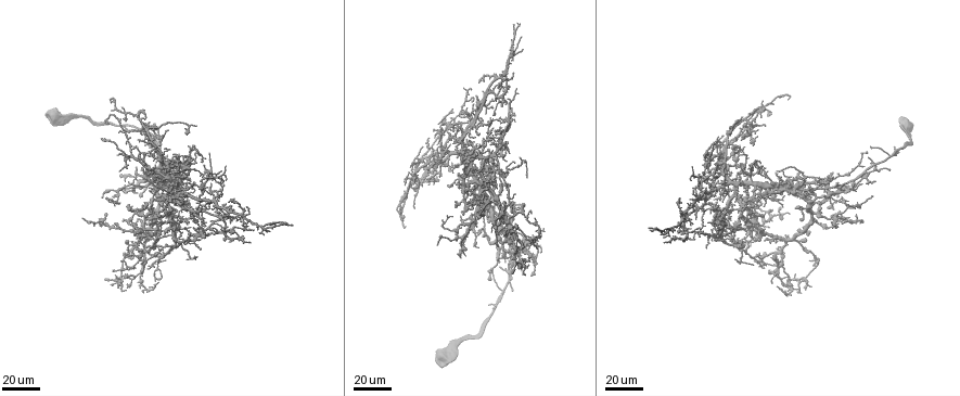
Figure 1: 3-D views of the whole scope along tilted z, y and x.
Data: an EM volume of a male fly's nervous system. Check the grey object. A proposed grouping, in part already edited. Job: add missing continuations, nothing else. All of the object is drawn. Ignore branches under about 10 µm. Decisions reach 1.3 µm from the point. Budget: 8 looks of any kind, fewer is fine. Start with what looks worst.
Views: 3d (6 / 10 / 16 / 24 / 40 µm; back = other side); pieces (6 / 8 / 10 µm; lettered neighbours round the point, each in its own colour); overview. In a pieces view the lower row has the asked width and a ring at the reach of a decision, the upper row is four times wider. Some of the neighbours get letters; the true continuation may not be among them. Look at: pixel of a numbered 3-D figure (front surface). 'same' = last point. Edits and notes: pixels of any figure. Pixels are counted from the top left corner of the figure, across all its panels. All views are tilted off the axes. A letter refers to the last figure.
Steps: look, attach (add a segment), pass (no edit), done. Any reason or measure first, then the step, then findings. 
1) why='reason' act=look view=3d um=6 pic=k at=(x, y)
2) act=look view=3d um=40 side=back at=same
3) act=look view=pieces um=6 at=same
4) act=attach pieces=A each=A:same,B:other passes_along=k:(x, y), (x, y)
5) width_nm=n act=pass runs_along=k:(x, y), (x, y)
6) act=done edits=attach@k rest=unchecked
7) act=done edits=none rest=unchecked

why='an open end' act=look view=3d um=24 pic=1 at=(488, 217)

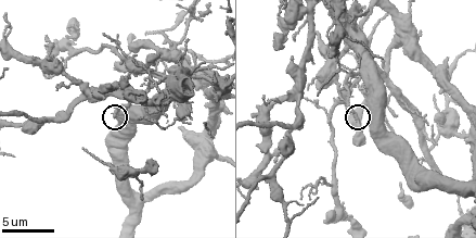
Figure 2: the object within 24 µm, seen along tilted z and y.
why='see the neighbours' act=look view=pieces um=8 pic=2 at=(116, 117)

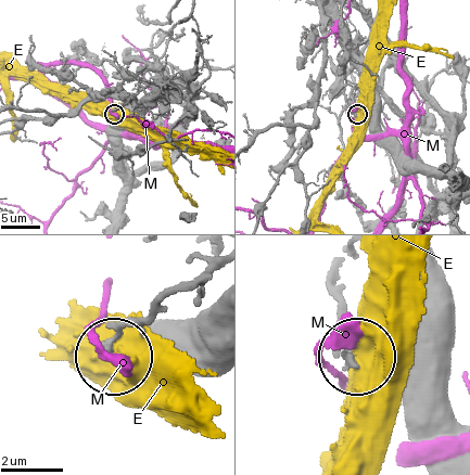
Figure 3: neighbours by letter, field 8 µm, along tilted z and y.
width_nm=200 act=pass each=E:other,M:other found='no lettered segment goes on from it'

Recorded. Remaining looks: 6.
act=look view=3d um=40 pic=1 at=(869, 147)

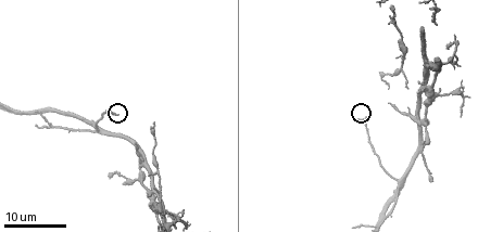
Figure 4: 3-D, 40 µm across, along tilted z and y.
why='what lies round it' act=look view=pieces um=10 pic=4 at=(111, 112)

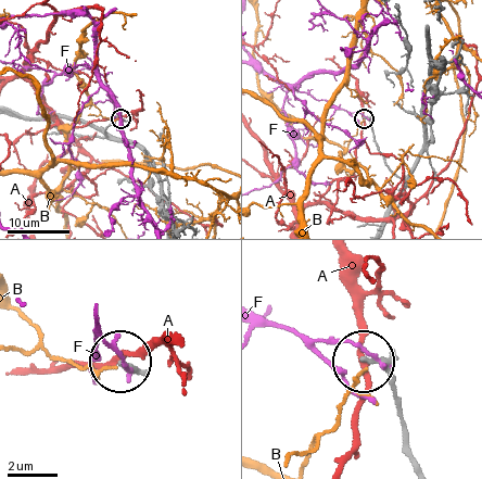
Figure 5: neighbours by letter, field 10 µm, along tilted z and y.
act=pass each=A:other,B:other,F:other found='none of them fits'

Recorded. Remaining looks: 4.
act=look view=3d um=40 pic=1 at=(836, 195)

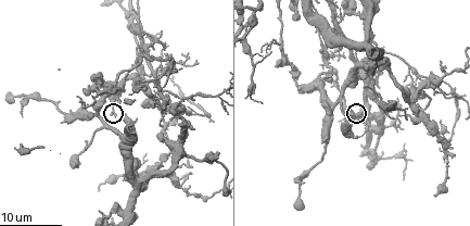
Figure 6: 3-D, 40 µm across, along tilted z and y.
act=look view=pieces um=10 pic=6 at=(362, 113)

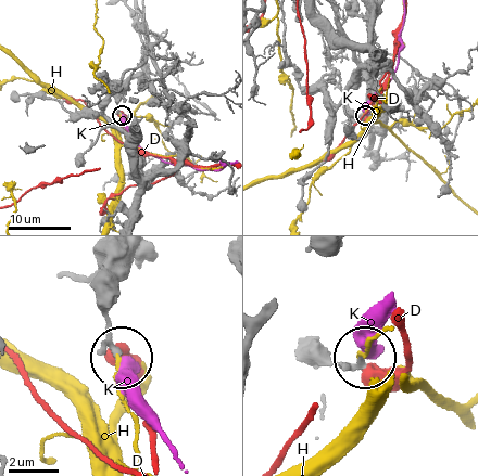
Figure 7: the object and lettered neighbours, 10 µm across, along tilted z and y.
width_nm=220 act=pass each=D:other,H:other,K:other found='no lettered segment goes on from it'

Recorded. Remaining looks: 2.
why='free end' act=look view=3d um=40 pic=1 at=(775, 239)

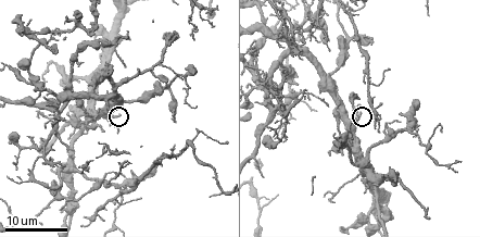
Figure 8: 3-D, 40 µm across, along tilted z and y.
act=look view=pieces um=8 pic=8 at=(120, 115)

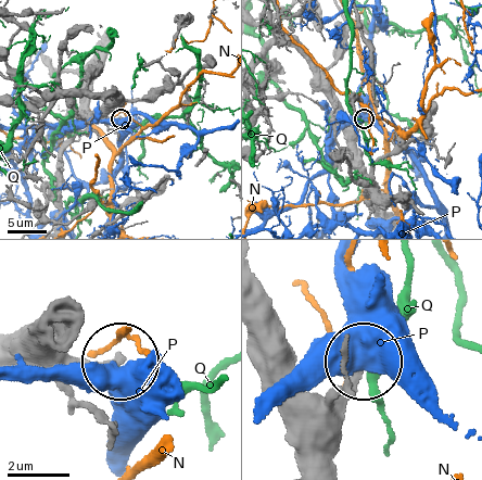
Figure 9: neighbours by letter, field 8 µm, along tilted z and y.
act=pass each=N:other,P:other,Q:other found='no lettered segment goes on from it'

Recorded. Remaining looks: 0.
act=done edits=none rest=unchecked

